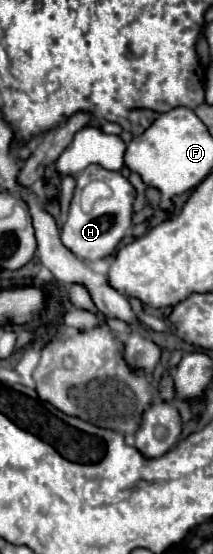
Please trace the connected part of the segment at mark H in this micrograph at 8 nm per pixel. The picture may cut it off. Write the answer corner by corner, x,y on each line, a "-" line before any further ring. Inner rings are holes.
98,164
88,166
84,172
80,172
80,176
76,176
76,190
74,190
74,198
70,202
68,220
62,226
62,234
60,234
62,244
82,260
92,262
92,260
110,256
114,252
114,248
118,246
118,242
126,236
128,228
132,226
134,200
136,200
136,188
130,184
130,180
126,176
122,176
122,172
108,172
108,170
100,168
-
92,180
108,180
108,186
112,188
112,198
96,202
92,212
82,212
80,210
80,192

